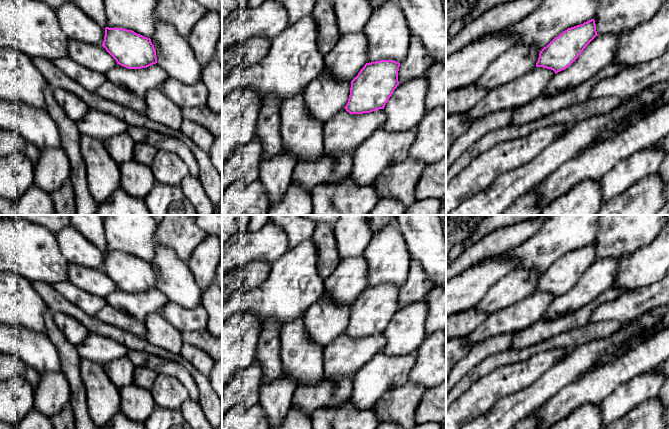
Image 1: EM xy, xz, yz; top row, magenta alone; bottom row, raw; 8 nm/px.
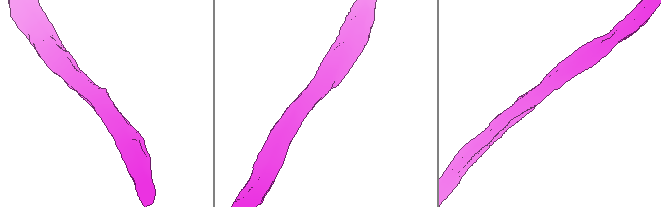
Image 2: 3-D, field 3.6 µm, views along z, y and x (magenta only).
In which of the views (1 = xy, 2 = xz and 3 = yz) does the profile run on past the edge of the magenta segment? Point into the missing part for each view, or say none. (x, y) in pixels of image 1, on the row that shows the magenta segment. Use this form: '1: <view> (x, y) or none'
1: none
2: none
3: none

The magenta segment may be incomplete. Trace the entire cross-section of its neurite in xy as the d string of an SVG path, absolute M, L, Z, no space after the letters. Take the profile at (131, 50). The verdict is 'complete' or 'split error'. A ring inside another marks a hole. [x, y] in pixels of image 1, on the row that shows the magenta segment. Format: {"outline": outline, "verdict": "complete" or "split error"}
{"outline": "M105 28L102 46L116 60L117 64L128 69L147 68L157 63L156 50L150 38L123 28Z", "verdict": "complete"}

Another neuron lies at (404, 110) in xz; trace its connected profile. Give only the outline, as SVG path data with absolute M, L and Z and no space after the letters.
M426 75L399 84L383 109L386 114L386 121L382 127L389 132L403 132L417 127L427 112L425 109L427 91Z

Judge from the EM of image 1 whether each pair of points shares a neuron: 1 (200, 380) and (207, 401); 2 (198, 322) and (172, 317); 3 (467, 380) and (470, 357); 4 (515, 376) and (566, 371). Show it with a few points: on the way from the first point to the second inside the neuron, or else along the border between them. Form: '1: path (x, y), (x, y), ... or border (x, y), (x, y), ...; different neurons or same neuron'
1: path (204, 385), (207, 396); same neuron
2: path (192, 320), (184, 320), (178, 317); same neuron
3: border (487, 358), (480, 361), (456, 384); different neurons
4: border (560, 361), (552, 365), (525, 388); different neurons

